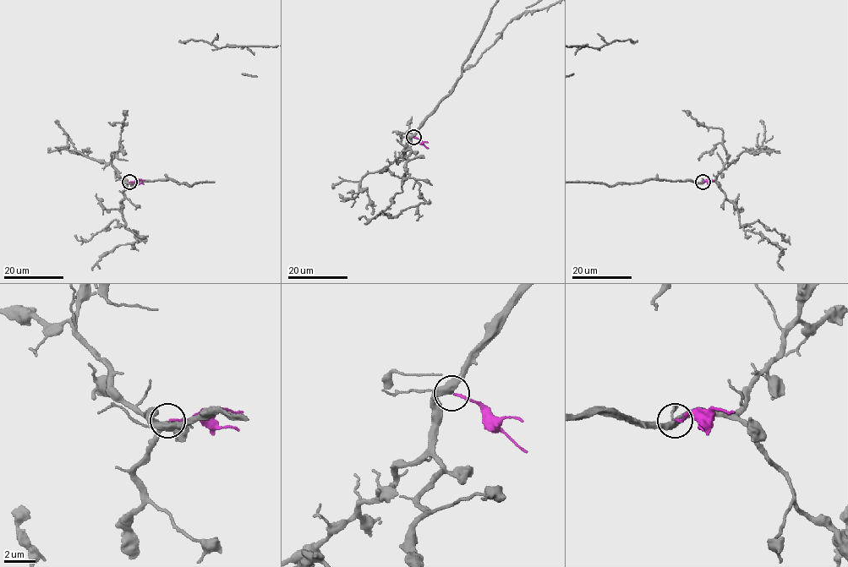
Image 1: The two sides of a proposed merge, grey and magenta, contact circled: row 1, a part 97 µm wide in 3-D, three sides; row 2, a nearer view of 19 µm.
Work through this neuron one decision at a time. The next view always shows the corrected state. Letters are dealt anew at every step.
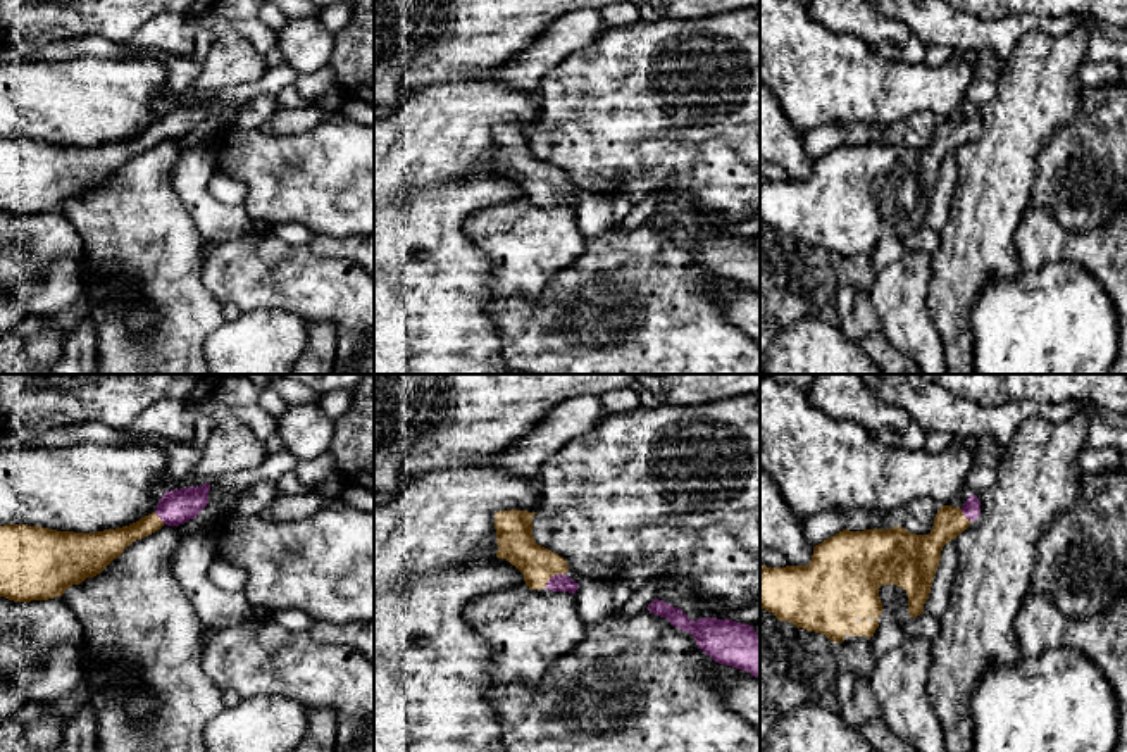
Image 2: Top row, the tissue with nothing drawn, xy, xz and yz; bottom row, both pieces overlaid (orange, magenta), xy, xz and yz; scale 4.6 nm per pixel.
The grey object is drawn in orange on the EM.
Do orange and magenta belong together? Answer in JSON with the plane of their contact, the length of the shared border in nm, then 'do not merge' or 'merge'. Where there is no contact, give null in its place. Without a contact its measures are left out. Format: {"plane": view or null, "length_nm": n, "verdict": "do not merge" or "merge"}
{"plane": "xz", "length_nm": 120, "verdict": "merge"}

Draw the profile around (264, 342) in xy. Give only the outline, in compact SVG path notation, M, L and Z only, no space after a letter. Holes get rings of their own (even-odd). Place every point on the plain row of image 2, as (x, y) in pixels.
M284 309L245 312L205 340L210 374L293 374L308 323Z

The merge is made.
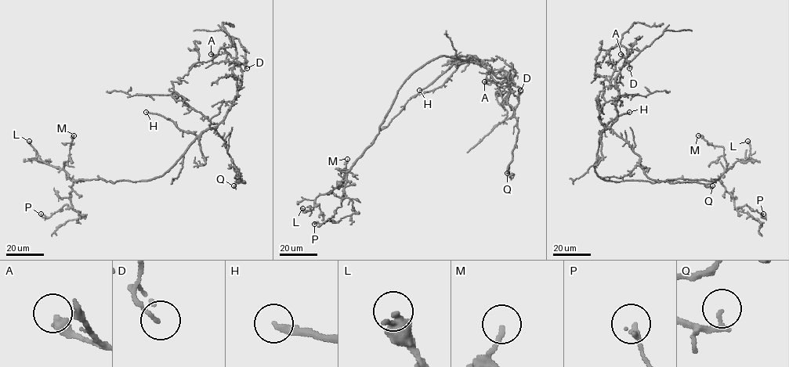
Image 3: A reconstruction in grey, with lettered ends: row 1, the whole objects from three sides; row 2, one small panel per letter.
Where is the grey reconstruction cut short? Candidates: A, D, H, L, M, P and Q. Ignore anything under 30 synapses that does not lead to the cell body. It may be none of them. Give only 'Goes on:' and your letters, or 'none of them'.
Goes on: H, Q

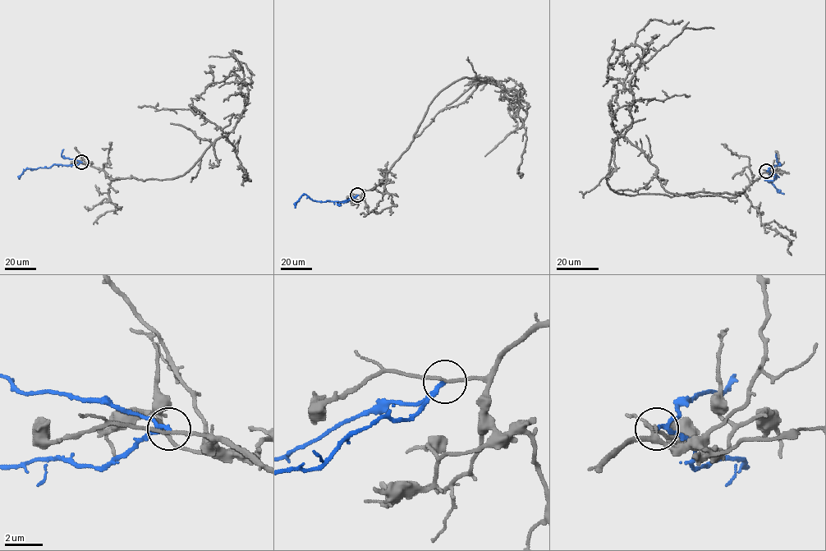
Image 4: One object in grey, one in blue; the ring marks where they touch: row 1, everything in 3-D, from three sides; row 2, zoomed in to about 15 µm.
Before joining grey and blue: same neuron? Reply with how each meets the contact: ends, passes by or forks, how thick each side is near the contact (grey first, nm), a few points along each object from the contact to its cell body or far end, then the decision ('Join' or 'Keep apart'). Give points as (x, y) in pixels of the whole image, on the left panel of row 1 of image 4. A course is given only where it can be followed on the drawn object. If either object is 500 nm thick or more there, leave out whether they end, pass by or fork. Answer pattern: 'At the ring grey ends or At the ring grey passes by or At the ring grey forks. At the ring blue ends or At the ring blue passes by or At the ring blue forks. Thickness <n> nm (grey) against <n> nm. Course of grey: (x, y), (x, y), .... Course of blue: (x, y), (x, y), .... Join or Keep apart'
At the ring grey passes by. At the ring blue passes by. Thickness 160 nm (grey) against 170 nm. Course of grey: (81, 163), (112, 179), (181, 176), (233, 129), (244, 110), (243, 71), (231, 70), (195, 95), (204, 99). Course of blue: (81, 162), (76, 165), (53, 164), (48, 167), (27, 168), (19, 179). Keep apart

